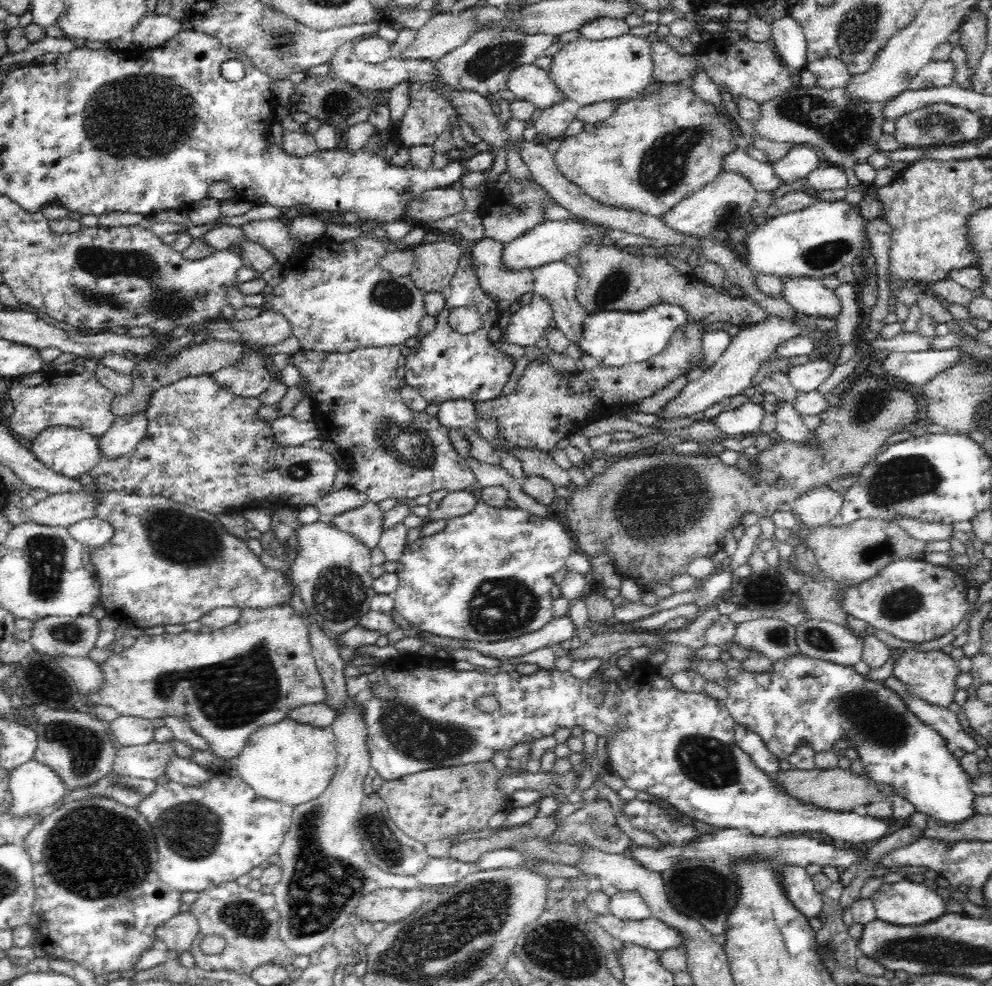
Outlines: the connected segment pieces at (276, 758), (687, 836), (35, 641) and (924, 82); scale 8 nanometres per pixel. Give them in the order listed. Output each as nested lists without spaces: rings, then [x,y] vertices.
[[[287,717],[278,724],[270,724],[270,726],[256,730],[248,743],[244,745],[242,752],[236,757],[233,770],[250,788],[254,789],[256,796],[295,807],[319,797],[327,790],[332,776],[335,775],[337,751],[336,736],[331,727],[315,728]]]
[[[635,798],[625,802],[623,811],[632,827],[652,833],[662,846],[687,845],[702,834],[689,823],[682,823],[678,818],[670,816],[666,809],[651,801]]]
[[[90,615],[77,618],[50,616],[33,623],[30,640],[33,648],[54,658],[90,658],[100,636],[100,620]]]
[[[932,59],[918,74],[910,80],[908,88],[910,90],[926,88],[942,88],[952,85],[954,80],[954,63],[952,61],[937,61]]]

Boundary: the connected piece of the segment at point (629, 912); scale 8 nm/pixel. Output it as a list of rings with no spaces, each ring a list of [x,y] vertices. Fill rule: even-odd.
[[[636,890],[619,891],[609,899],[609,910],[617,919],[641,921],[652,916],[650,907]]]

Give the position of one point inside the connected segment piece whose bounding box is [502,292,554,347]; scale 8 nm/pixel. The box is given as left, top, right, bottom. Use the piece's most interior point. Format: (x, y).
(526, 326)

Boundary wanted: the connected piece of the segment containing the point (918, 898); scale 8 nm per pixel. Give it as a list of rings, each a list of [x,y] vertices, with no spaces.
[[[902,879],[896,883],[884,883],[870,898],[875,906],[876,918],[885,923],[904,927],[927,926],[946,914],[946,902],[935,890],[924,883]]]

